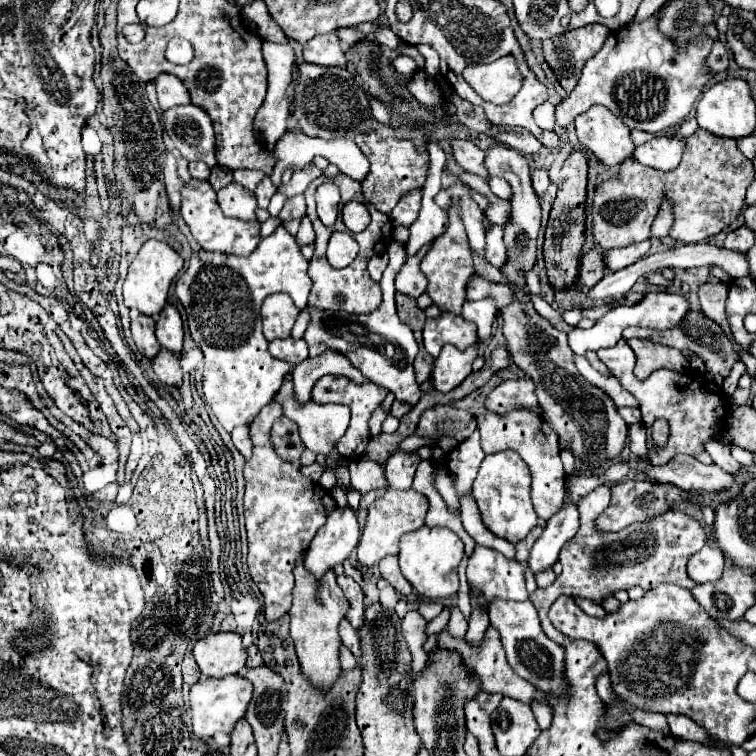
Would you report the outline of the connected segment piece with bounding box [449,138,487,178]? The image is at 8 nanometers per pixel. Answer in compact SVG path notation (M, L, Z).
M449 138L449 144L451 144L453 156L461 168L465 168L471 174L479 174L479 176L487 178L487 170L483 168L485 152L481 148L477 148L473 142L461 140L461 138Z

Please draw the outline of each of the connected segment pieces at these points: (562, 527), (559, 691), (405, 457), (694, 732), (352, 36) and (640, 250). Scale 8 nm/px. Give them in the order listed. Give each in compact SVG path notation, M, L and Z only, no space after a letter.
M567 504L547 520L547 528L531 548L527 560L529 570L533 574L549 570L557 562L557 556L565 546L565 542L571 540L571 536L575 536L577 530L579 530L579 512L573 504Z
M495 600L489 606L489 620L501 636L501 644L507 654L509 666L525 680L529 680L537 690L545 694L553 694L559 700L567 700L567 678L563 676L563 646L555 644L543 632L539 624L539 616L535 606L529 600L511 602L511 600Z
M395 452L389 456L385 468L385 478L387 478L387 486L395 488L395 490L409 490L413 484L413 476L417 470L417 464L421 462L421 458L415 452Z
M667 714L667 722L669 722L669 728L679 728L679 736L707 744L707 732L703 732L699 724L695 724L695 720L687 720L687 716Z
M339 28L339 30L335 30L335 34L337 34L339 40L343 42L343 46L355 44L355 42L359 42L359 40L365 38L363 34L359 34L359 32L355 32L355 30L349 30L349 28Z
M649 240L639 242L639 244L631 244L625 248L611 248L603 252L603 262L605 262L605 270L607 272L617 272L625 266L631 266L633 262L637 262L639 258L643 258L649 250Z

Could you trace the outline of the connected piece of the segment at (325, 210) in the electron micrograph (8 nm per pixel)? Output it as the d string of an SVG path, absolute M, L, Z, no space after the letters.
M325 182L317 188L317 214L325 226L333 226L339 216L339 188L335 184Z

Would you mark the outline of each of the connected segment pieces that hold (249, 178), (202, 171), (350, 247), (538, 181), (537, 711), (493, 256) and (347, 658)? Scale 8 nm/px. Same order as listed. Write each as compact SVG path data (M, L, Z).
M235 170L233 178L235 178L235 182L239 182L241 186L245 186L247 190L255 190L257 184L259 184L259 180L265 178L265 174L263 174L263 172L257 172L257 170L249 170L249 172L247 172L247 170Z
M189 162L189 172L197 180L207 180L209 174L211 174L211 170L207 168L207 164L203 164L203 162Z
M333 232L327 246L327 260L333 268L349 266L357 256L357 242L349 234Z
M533 170L533 172L531 172L531 180L533 180L535 194L537 194L537 196L543 196L545 190L547 190L547 186L549 186L547 172L545 172L545 170Z
M541 702L531 704L531 708L533 708L533 714L535 714L535 720L537 720L539 728L547 730L551 726L551 708L547 704L541 704Z
M491 224L491 228L487 228L485 257L495 268L501 268L507 258L505 244L503 244L503 230L497 224Z
M344 645L341 646L341 669L350 671L357 665L356 659L351 651Z

